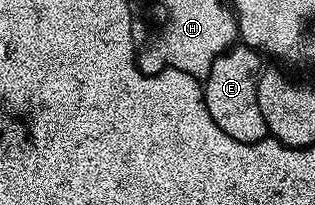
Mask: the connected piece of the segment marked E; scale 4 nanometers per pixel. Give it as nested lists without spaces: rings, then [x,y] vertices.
[[[244,43],[234,44],[222,57],[215,59],[211,71],[203,79],[207,111],[211,111],[211,119],[224,131],[226,137],[236,138],[237,129],[244,140],[266,140],[267,130],[265,120],[259,111],[257,98],[257,83],[263,72],[262,54]]]

